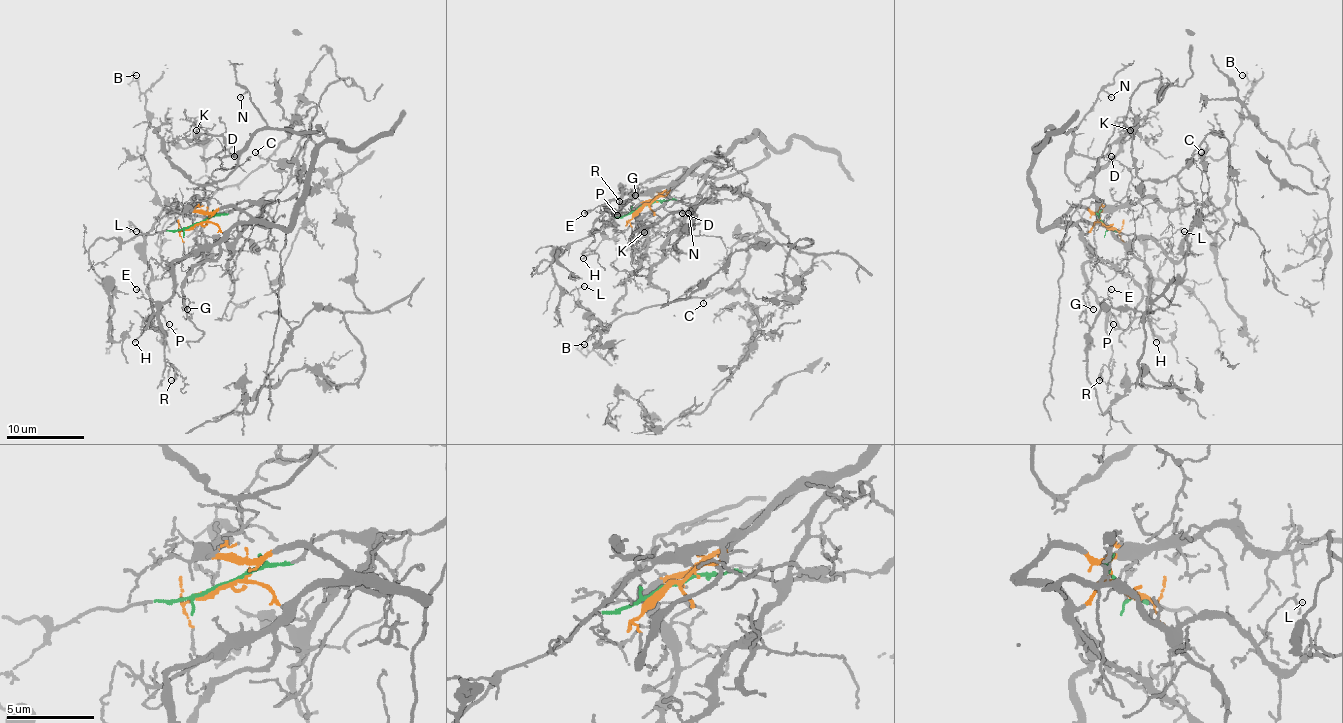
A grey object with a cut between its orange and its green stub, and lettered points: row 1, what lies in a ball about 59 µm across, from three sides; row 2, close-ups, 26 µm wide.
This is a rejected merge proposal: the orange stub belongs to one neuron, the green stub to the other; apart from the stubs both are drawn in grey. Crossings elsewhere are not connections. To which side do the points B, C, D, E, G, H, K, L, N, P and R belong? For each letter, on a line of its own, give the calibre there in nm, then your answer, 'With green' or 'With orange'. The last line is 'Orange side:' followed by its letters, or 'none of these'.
B: Thickness 120 nm. With green
C: Thickness 90 nm. With green
D: Thickness 100 nm. With orange
E: Thickness 120 nm. With orange
G: Thickness 90 nm. With orange
H: Thickness 140 nm. With orange
K: Thickness 90 nm. With orange
L: Thickness 120 nm. With green
N: Thickness 130 nm. With orange
P: Thickness 130 nm. With orange
R: Thickness 240 nm. With orange
Orange side: D, E, G, H, K, N, P, R

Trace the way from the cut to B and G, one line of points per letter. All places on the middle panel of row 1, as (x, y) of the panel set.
B: (644, 205), (751, 198), (761, 221), (745, 235), (741, 277), (625, 312), (592, 330), (586, 355), (584, 343)
G: (644, 205), (671, 188), (666, 186), (638, 192), (625, 192), (621, 188), (636, 190), (634, 196)

